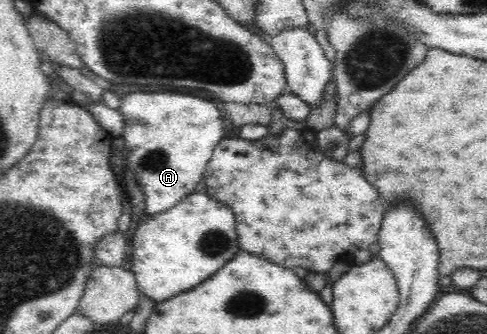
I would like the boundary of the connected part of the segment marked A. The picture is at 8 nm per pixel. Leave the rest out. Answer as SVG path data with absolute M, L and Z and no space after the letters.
M131 92L120 99L120 111L124 120L122 136L125 140L125 169L131 170L144 192L145 210L143 215L150 217L179 204L183 197L194 192L201 184L208 162L215 148L221 142L223 120L221 110L212 101L189 96L189 94L169 94L169 92Z

